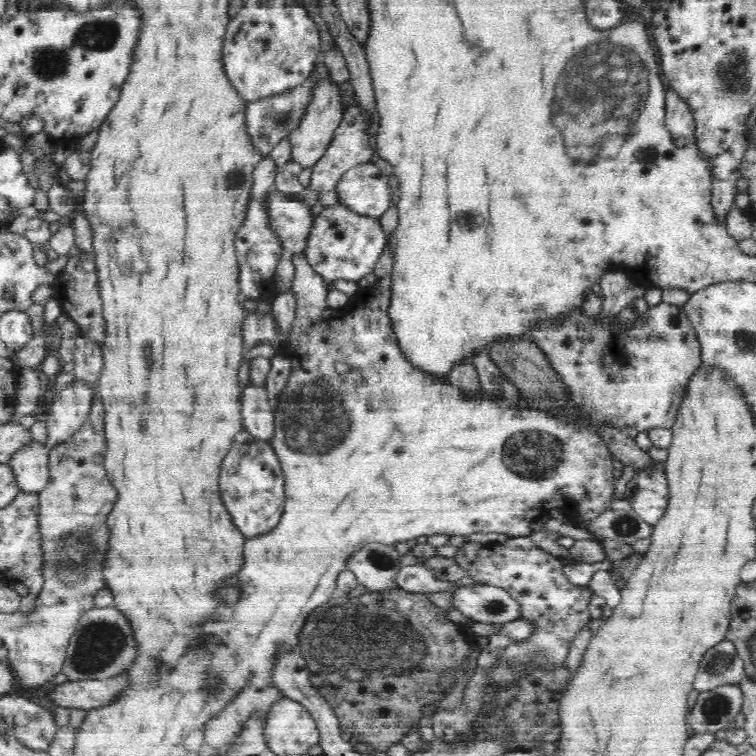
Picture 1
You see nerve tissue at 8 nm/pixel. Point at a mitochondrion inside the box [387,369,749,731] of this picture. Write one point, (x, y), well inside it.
(542, 462)

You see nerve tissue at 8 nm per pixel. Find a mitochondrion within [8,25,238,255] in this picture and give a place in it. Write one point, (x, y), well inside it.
(51, 63)

